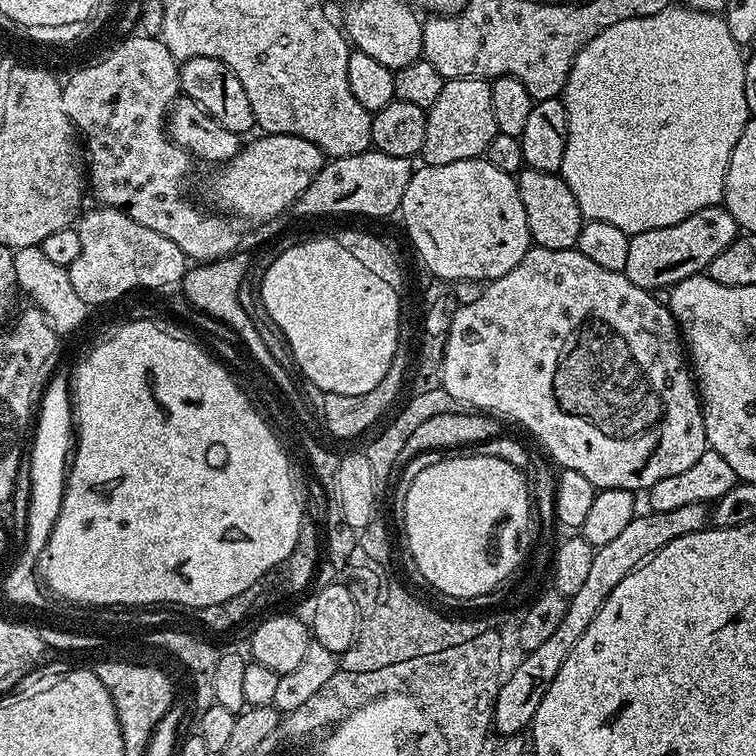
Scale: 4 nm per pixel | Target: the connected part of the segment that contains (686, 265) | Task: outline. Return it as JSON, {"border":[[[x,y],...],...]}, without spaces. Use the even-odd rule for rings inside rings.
{"border":[[[724,207],[703,208],[674,226],[662,226],[658,230],[629,236],[630,251],[623,273],[639,288],[670,290],[686,278],[701,275],[722,250],[736,241],[737,235],[734,218]]]}

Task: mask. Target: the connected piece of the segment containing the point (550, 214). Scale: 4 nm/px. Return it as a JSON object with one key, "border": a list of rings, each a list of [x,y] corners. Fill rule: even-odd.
{"border":[[[525,167],[516,176],[516,185],[522,198],[522,206],[526,210],[526,226],[532,235],[532,244],[546,250],[575,248],[578,234],[586,221],[580,212],[578,198],[574,198],[574,190],[566,186],[563,178],[554,172],[539,172]]]}

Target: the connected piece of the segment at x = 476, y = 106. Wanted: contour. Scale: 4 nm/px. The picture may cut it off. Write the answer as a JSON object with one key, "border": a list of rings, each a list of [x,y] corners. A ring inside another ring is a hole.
{"border":[[[478,78],[446,80],[442,86],[442,94],[438,94],[434,106],[426,111],[426,142],[420,151],[425,165],[446,166],[450,162],[483,157],[490,142],[496,137],[492,86],[489,81]]]}

